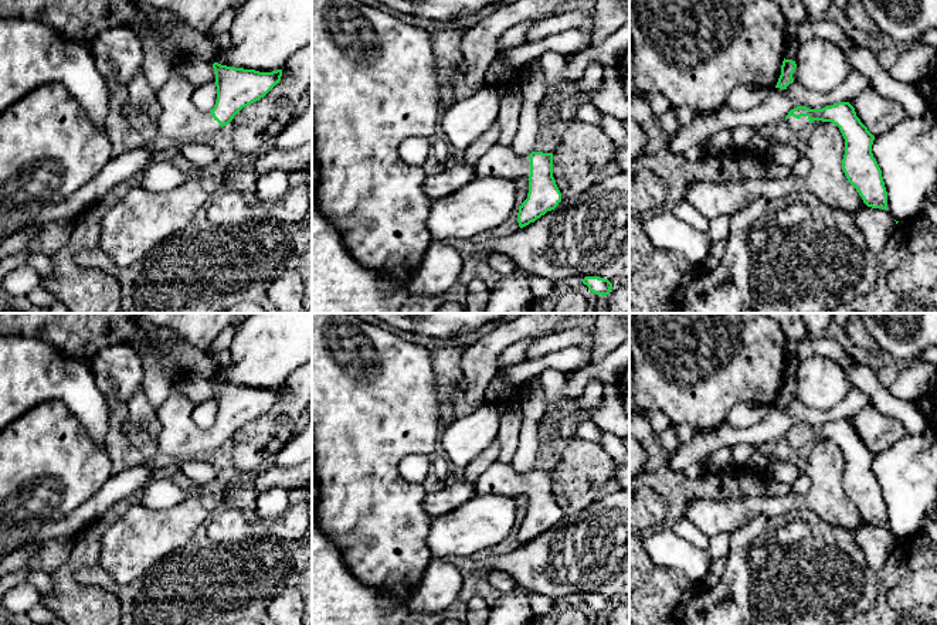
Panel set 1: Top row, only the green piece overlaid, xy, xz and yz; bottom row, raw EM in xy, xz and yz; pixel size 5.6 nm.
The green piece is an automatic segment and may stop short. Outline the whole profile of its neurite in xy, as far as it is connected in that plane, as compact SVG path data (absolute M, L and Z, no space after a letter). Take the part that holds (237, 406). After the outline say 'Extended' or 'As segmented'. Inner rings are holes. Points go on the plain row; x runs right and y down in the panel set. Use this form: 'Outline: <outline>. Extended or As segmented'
Outline: M213 381L217 418L210 429L198 428L191 420L193 405L177 390L157 408L162 431L157 452L176 461L196 459L198 454L228 442L245 424L264 415L282 394L282 387L259 390Z. Extended

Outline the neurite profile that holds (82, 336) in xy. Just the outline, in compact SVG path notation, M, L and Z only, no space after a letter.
M0 313L0 336L34 336L65 357L88 361L109 346L128 344L150 351L172 384L187 373L145 333L136 313Z

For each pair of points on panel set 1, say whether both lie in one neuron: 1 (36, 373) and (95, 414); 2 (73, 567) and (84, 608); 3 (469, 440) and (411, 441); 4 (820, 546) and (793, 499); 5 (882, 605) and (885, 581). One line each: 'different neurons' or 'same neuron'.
1: same neuron
2: same neuron
3: different neurons
4: different neurons
5: same neuron

